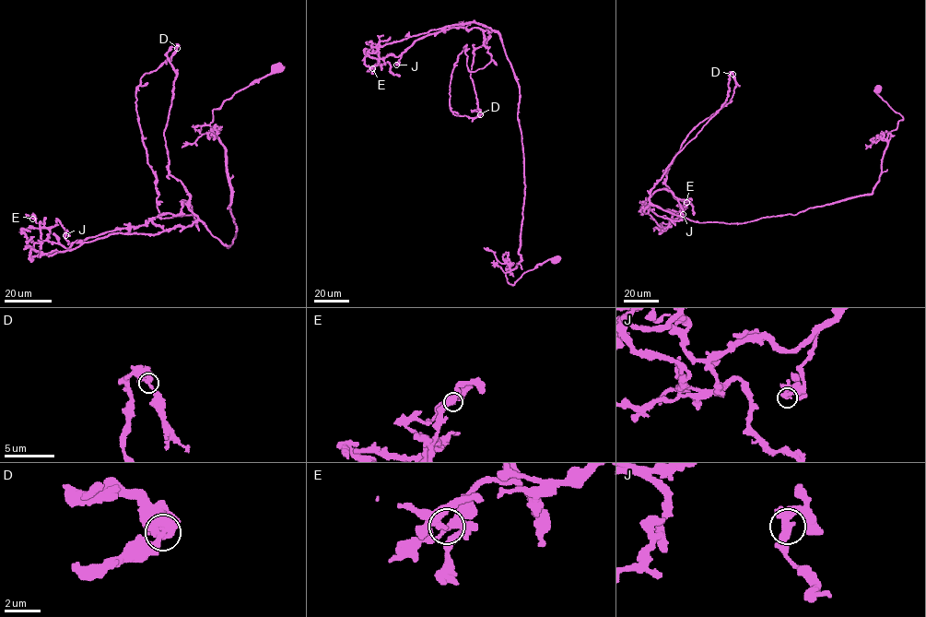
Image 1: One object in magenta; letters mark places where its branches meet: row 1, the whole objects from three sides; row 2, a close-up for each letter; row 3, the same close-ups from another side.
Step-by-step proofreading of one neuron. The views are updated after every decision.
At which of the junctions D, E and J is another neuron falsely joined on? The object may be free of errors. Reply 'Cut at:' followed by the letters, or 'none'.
Cut at: D

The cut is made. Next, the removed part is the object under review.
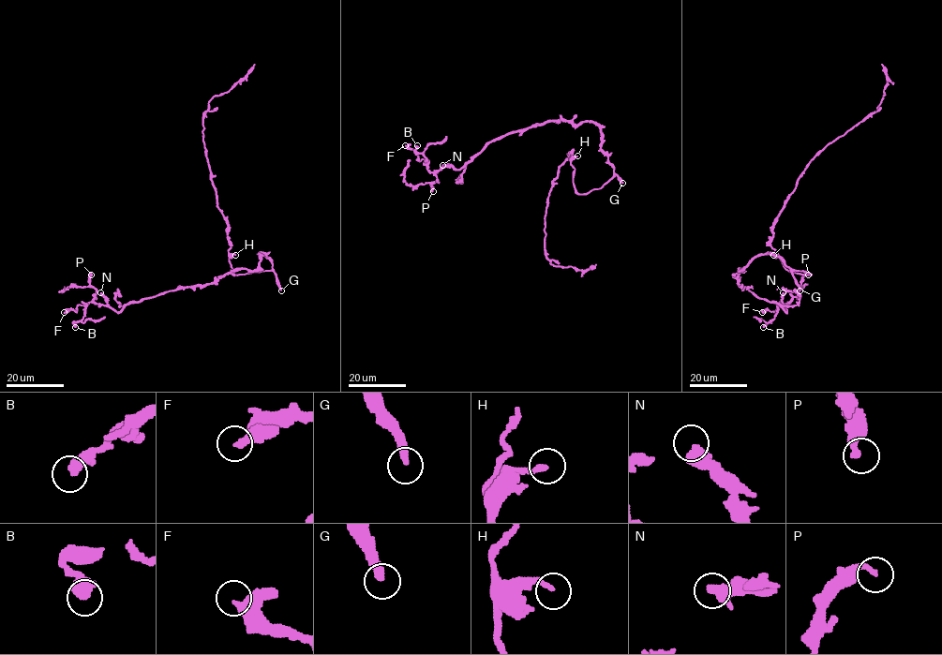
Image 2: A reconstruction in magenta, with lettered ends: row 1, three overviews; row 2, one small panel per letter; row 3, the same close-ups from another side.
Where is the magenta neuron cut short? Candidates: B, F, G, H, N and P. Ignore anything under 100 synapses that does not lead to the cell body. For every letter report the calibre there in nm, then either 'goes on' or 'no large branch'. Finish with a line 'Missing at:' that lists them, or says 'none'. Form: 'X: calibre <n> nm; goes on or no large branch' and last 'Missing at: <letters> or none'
B: calibre 500 nm; no large branch
F: calibre 360 nm; no large branch
G: calibre 320 nm; goes on
H: calibre 220 nm; no large branch
N: calibre 500 nm; no large branch
P: calibre 320 nm; no large branch
Missing at: G

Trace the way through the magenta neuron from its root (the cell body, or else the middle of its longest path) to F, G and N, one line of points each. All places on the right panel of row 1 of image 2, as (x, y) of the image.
F: (799, 271), (769, 253), (739, 269), (738, 283), (755, 296), (786, 312), (789, 302), (762, 312)
G: (799, 271), (792, 272), (799, 290)
N: (799, 271), (769, 253), (755, 256), (739, 269), (740, 286), (755, 296), (776, 302), (786, 312), (783, 292)

